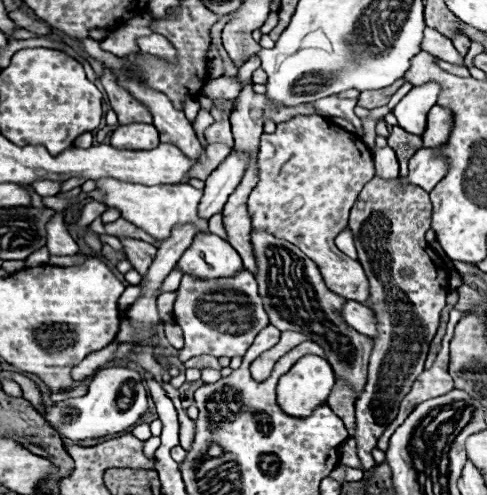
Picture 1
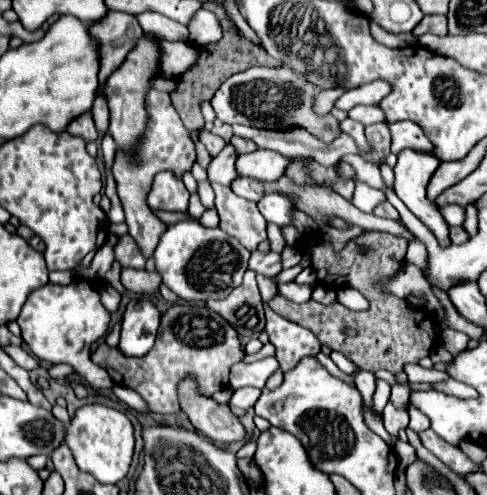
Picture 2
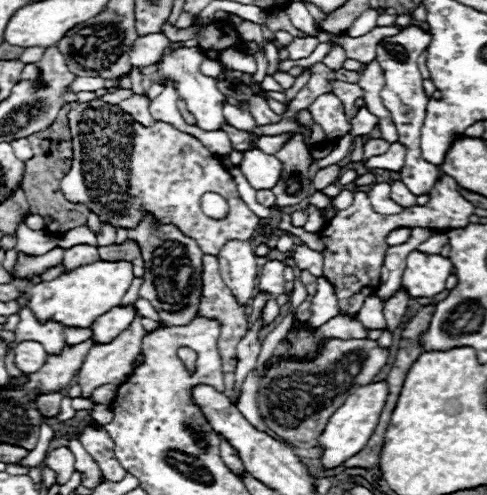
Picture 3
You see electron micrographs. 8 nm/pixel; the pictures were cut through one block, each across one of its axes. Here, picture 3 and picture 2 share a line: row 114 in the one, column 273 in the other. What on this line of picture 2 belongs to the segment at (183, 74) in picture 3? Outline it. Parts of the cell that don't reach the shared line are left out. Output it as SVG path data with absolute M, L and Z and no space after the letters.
M266 194L258 204L260 214L278 226L292 224L292 202L282 194Z

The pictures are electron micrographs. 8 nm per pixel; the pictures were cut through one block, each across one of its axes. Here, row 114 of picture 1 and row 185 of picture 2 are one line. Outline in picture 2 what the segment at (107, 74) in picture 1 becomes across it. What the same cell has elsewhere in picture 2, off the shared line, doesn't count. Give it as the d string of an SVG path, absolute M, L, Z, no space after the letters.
M150 90L146 100L148 100L150 118L148 118L148 124L146 124L146 134L144 134L140 152L138 152L138 156L140 156L138 164L132 164L132 160L128 156L118 152L112 172L114 172L114 178L116 178L116 186L118 186L118 196L122 200L124 212L126 212L128 234L134 238L134 242L138 244L142 256L148 260L148 258L152 258L152 254L156 250L158 236L167 227L152 213L148 204L146 204L146 194L150 192L152 180L162 170L172 170L176 176L182 176L196 162L196 150L194 150L194 140L192 140L190 130L184 128L178 112L172 108L170 94Z

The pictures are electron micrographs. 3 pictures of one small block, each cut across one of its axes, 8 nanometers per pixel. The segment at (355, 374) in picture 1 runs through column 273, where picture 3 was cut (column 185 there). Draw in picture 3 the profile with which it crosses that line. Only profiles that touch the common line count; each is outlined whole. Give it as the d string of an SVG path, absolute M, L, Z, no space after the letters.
M144 214L144 218L136 228L128 230L124 236L118 236L116 242L122 242L126 238L138 240L146 266L140 298L146 298L158 312L160 320L168 322L170 326L190 324L192 318L198 314L198 302L202 294L202 280L200 280L202 250L198 248L198 244L192 238L184 236L180 230L162 234L160 224L156 224L148 214Z

